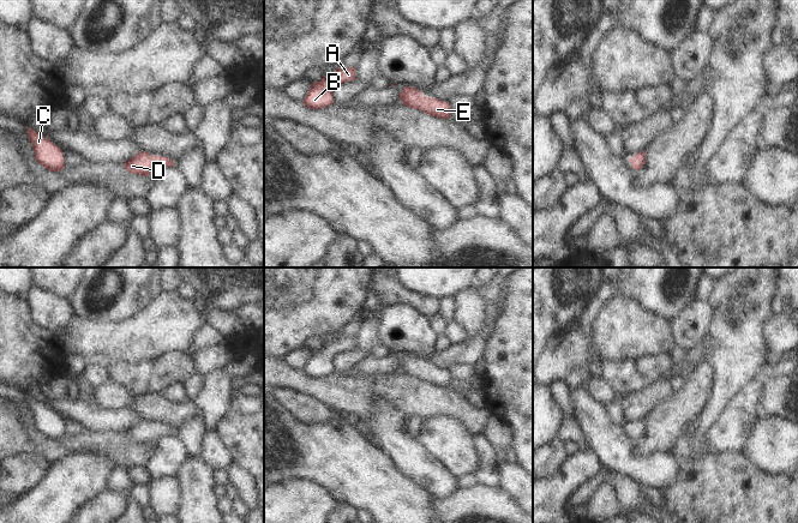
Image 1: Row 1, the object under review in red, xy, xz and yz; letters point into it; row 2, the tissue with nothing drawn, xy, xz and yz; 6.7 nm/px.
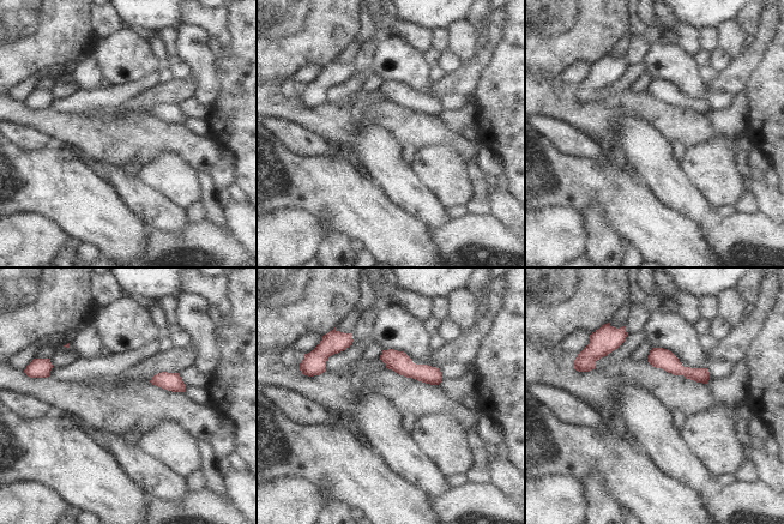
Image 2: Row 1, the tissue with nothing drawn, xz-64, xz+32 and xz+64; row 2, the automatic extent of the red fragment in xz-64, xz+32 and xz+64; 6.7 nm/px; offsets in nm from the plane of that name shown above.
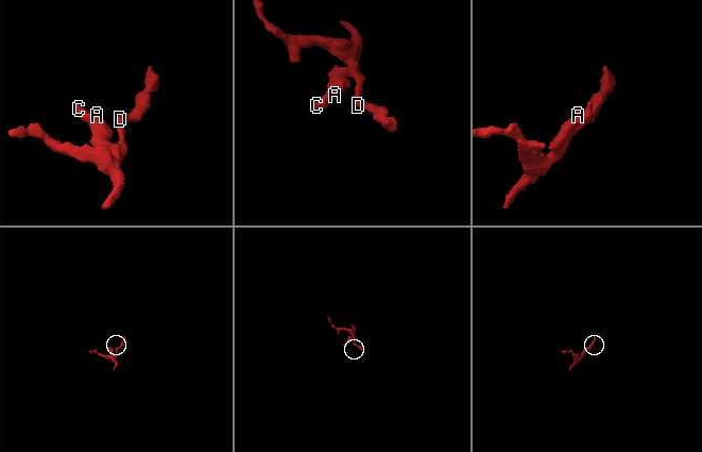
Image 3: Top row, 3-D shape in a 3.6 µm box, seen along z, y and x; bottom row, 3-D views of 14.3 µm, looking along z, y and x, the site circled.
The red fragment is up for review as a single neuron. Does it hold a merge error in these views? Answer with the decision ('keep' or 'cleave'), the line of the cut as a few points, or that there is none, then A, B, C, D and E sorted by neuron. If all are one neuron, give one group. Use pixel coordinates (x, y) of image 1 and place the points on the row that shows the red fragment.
keep; cut none; groups A B C D E

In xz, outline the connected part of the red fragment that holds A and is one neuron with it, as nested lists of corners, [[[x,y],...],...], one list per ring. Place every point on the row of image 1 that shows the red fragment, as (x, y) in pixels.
[[[338,67],[331,74],[323,77],[318,83],[312,83],[302,102],[310,109],[323,109],[334,104],[332,90],[338,84],[354,79],[355,67]]]

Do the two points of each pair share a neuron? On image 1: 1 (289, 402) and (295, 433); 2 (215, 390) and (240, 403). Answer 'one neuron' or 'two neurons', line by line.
1: two neurons
2: two neurons

